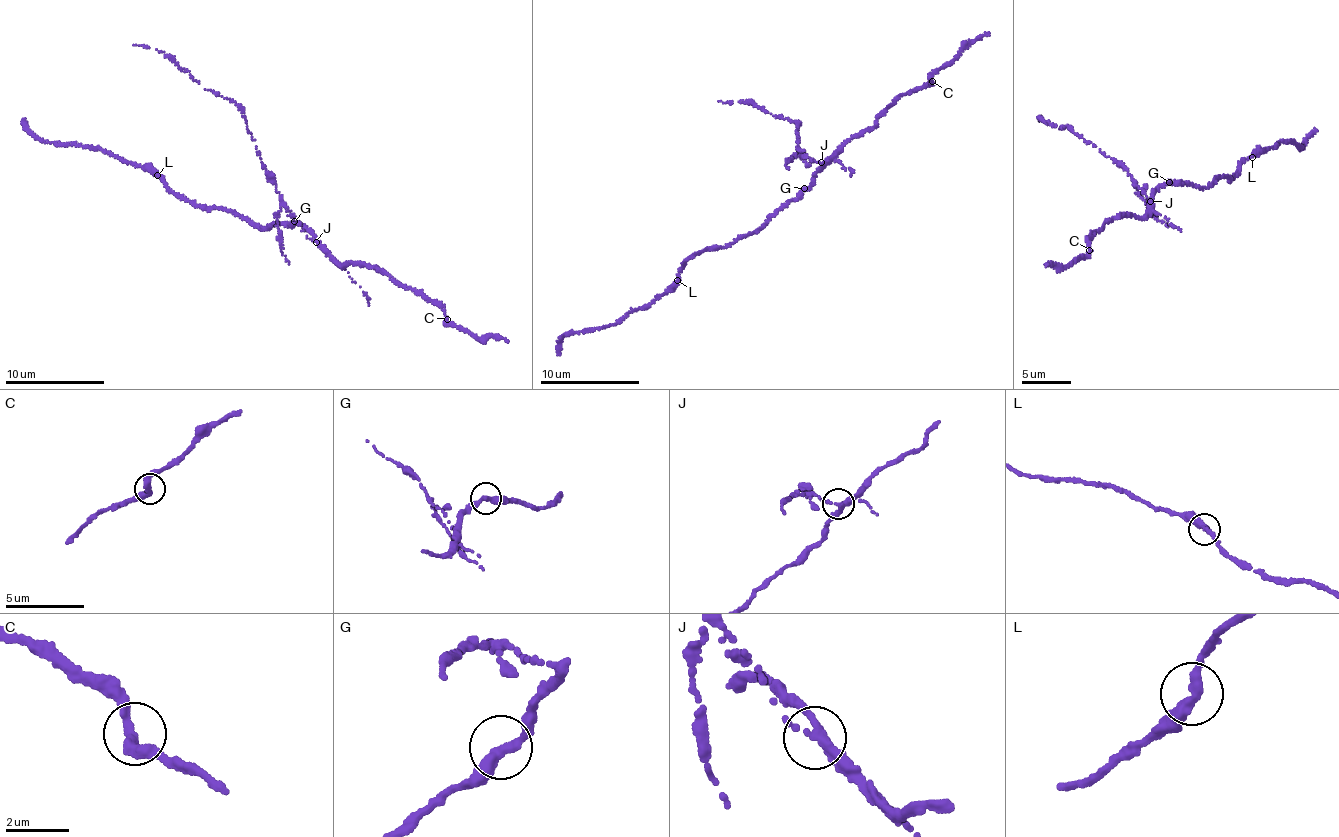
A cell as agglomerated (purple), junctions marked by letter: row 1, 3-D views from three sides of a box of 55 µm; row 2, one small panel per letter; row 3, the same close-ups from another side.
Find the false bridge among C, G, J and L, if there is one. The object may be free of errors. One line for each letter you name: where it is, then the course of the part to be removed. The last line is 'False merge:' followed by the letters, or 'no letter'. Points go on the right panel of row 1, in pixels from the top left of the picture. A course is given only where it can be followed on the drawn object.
J: Place: (1150, 201). Course of the part to remove: (1151, 200), (1128, 171), (1073, 130), (1059, 129), (1038, 116), (1039, 121)
False merge: J

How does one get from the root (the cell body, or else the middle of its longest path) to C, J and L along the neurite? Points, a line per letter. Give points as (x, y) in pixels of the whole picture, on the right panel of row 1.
C: (1185, 182), (1170, 182), (1158, 188), (1147, 213), (1121, 213), (1091, 231), (1086, 242), (1089, 250)
J: (1185, 182), (1170, 182), (1158, 188), (1151, 200)
L: (1185, 182), (1203, 190), (1212, 186), (1220, 177), (1227, 176), (1230, 183), (1238, 163), (1252, 157)

